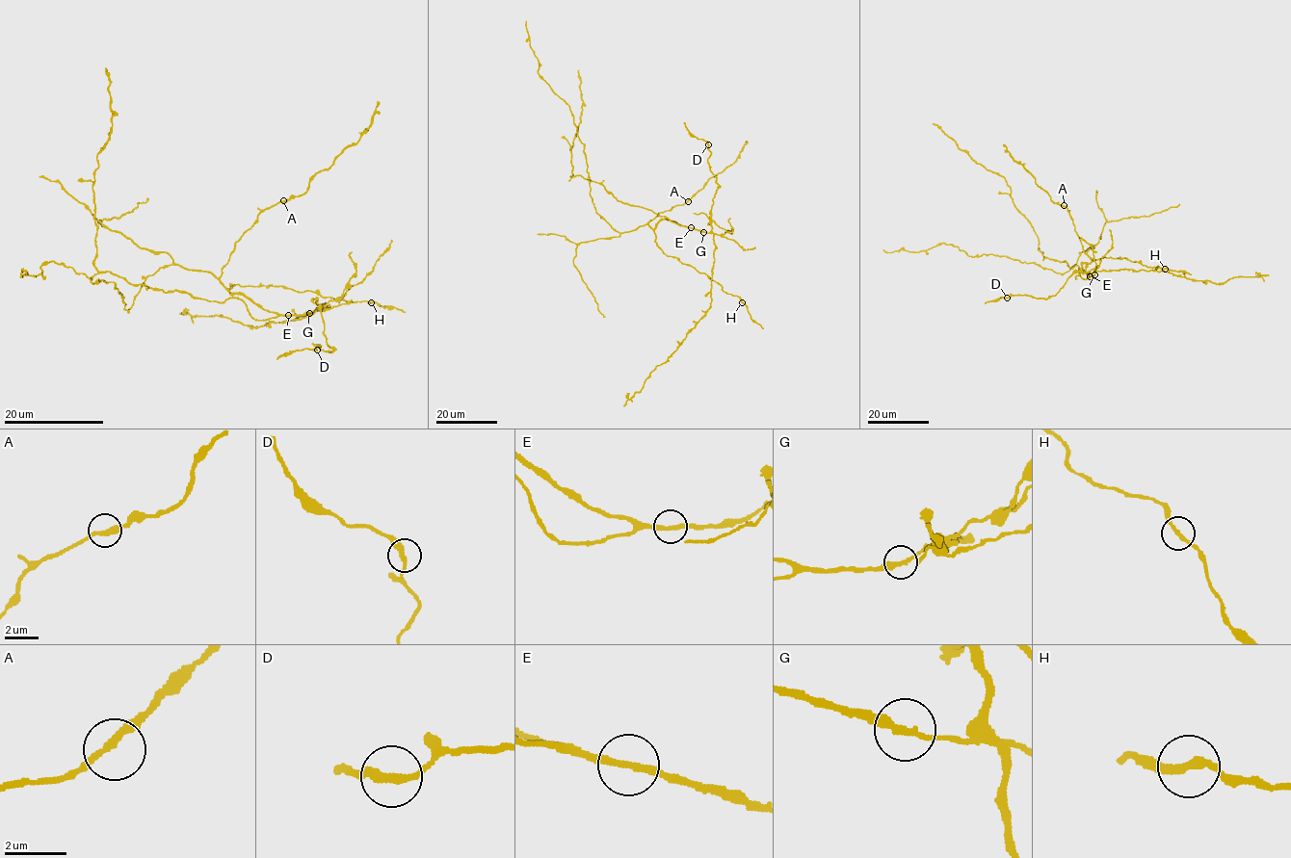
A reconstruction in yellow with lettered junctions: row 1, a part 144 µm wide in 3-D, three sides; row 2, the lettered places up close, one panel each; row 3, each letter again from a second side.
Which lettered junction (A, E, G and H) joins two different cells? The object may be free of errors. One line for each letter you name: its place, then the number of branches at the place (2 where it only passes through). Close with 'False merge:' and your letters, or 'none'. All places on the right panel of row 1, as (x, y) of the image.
G: at (1094, 274); 2 branches meet
False merge: G

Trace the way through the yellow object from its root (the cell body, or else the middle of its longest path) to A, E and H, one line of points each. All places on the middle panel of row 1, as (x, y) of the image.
A: (671, 220), (662, 220), (654, 228), (648, 224), (659, 213), (688, 201)
E: (671, 220), (691, 227)
H: (671, 220), (662, 220), (654, 230), (656, 245), (662, 250), (705, 272), (724, 292), (737, 296), (742, 302)

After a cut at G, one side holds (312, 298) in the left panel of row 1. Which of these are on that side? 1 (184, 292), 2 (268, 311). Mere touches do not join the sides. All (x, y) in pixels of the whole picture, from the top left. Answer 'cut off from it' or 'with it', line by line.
1: cut off from it
2: cut off from it

